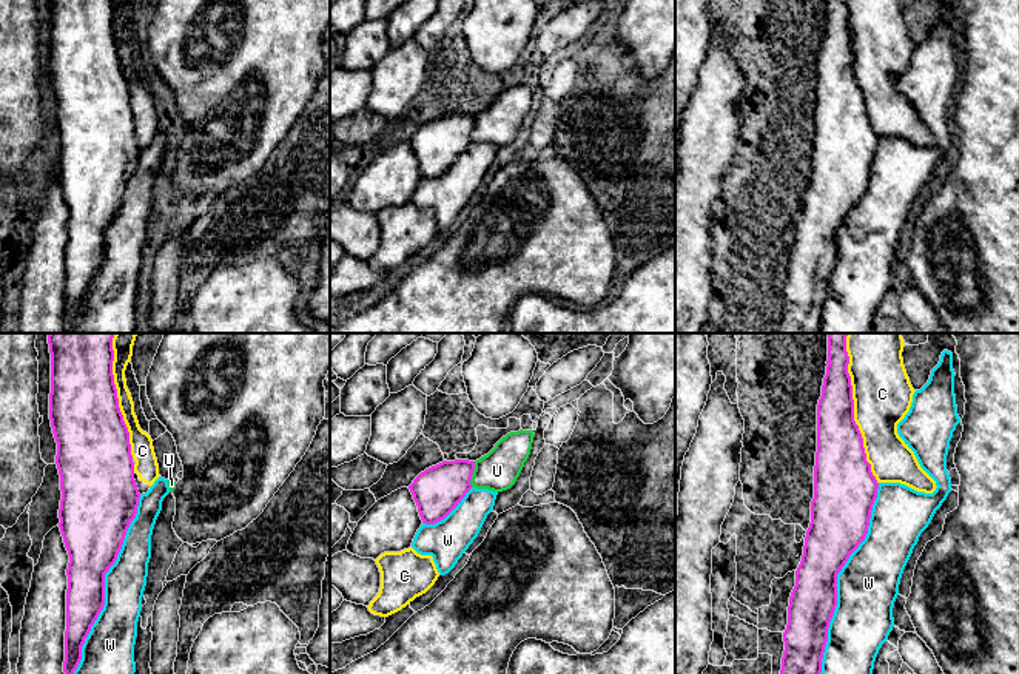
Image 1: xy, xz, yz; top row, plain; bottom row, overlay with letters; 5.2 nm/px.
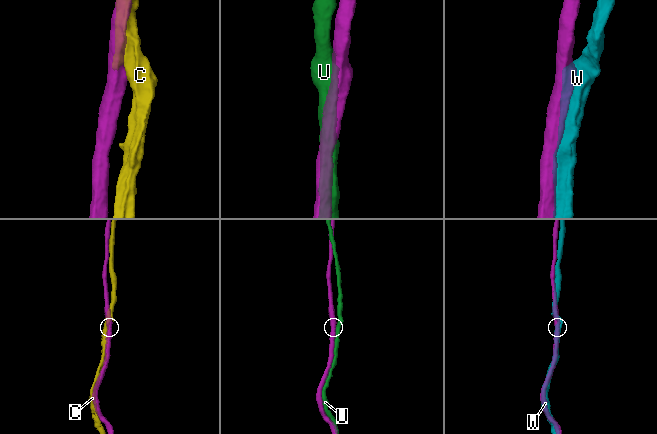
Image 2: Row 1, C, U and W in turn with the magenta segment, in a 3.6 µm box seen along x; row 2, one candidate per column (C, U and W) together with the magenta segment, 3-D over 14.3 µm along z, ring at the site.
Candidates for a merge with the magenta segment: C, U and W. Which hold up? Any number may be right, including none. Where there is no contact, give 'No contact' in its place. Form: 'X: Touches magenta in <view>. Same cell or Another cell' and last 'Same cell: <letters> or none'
C: Touches magenta in yz. Another cell
U: Touches magenta in xz. Another cell
W: Touches magenta in yz. Another cell
Same cell: none

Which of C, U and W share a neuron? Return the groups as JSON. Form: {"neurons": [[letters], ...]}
{"neurons": [["C"], ["U"], ["W"]]}

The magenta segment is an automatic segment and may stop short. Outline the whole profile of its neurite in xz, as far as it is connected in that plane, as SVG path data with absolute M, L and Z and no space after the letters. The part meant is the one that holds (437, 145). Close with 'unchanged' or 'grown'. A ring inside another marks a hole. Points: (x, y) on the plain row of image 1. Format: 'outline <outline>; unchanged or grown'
outline M442 116L421 126L409 140L425 179L444 174L472 143L475 116Z; unchanged

